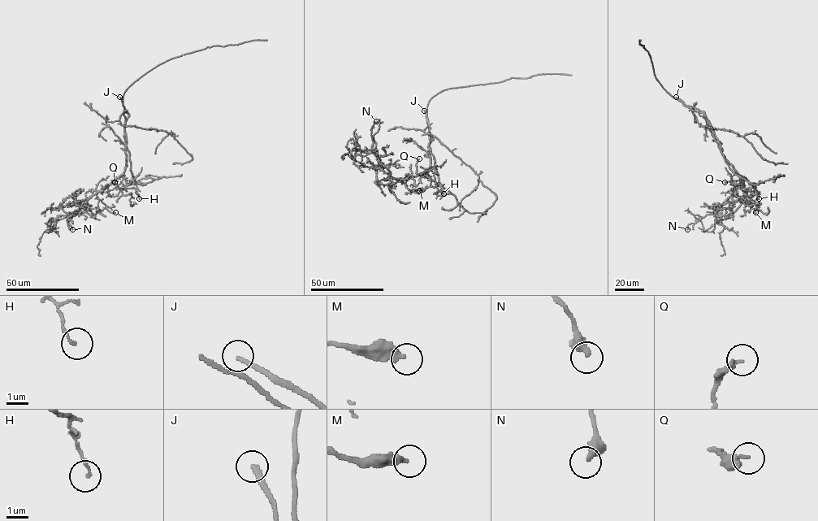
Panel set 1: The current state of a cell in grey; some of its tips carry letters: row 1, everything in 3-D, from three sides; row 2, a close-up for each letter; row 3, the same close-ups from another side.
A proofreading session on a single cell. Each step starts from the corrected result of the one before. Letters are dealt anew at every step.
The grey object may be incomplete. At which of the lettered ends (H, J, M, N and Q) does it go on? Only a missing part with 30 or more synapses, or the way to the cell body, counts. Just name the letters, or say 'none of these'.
J

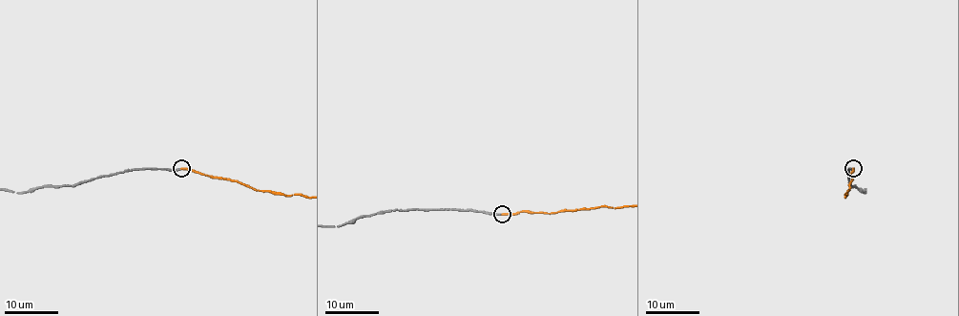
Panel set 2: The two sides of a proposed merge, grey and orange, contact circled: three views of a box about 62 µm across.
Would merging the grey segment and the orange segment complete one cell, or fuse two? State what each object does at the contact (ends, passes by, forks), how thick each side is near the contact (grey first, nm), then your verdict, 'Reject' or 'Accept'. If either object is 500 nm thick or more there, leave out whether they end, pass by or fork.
At the ring grey ends. At the ring orange ends. Thickness 240 nm (grey) against 240 nm. Accept

